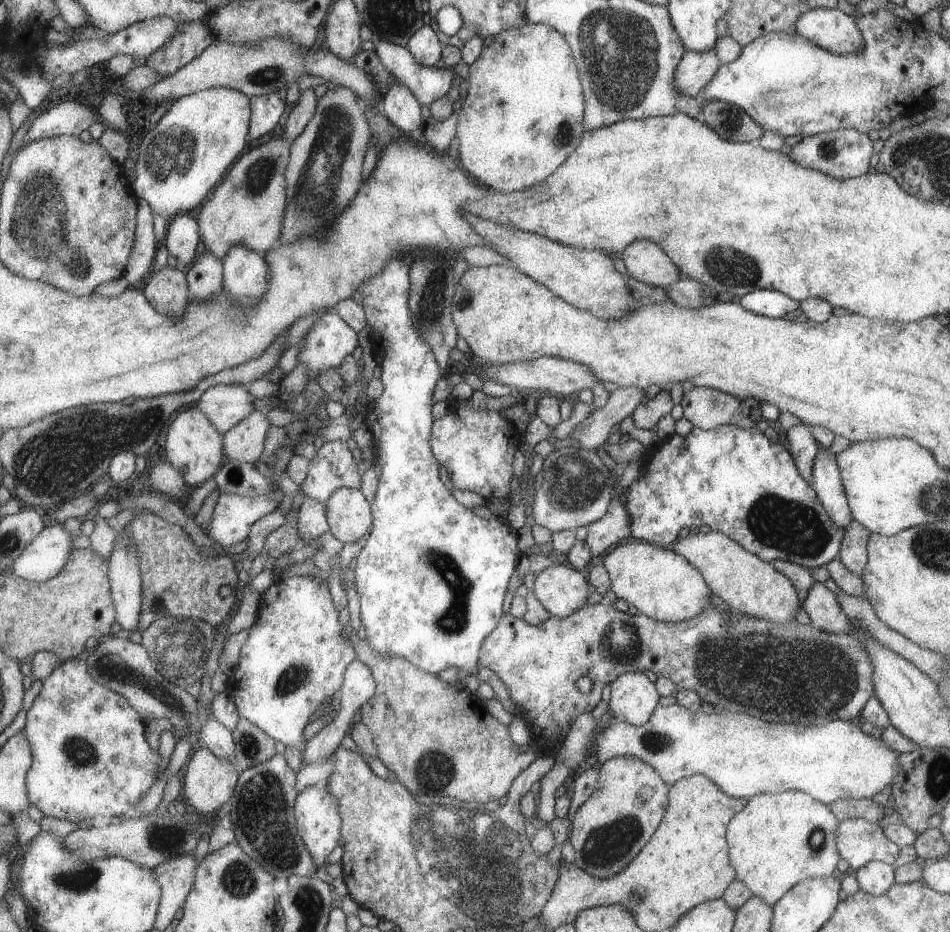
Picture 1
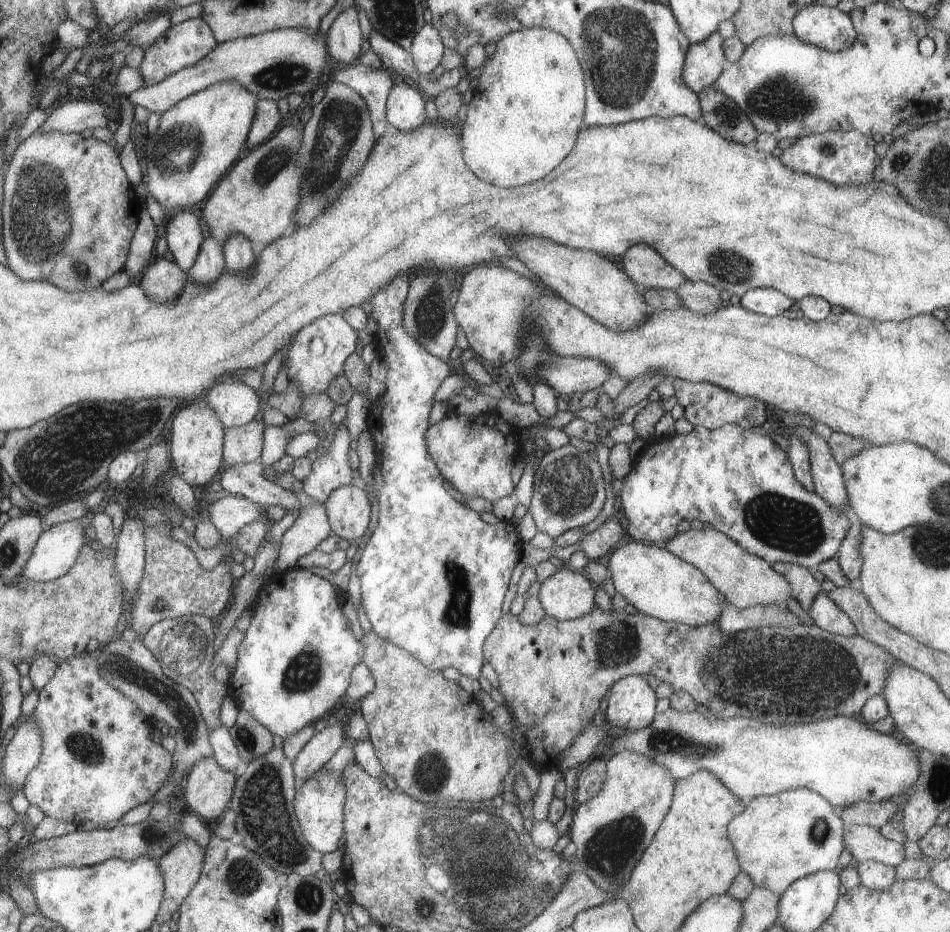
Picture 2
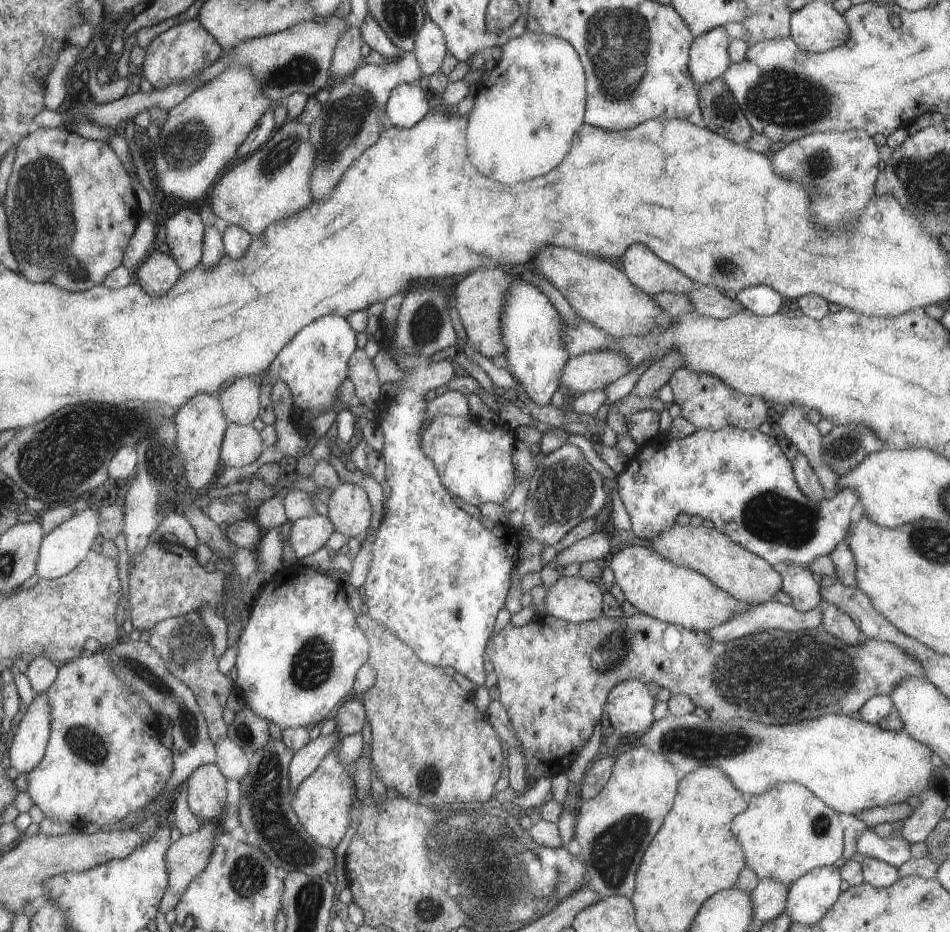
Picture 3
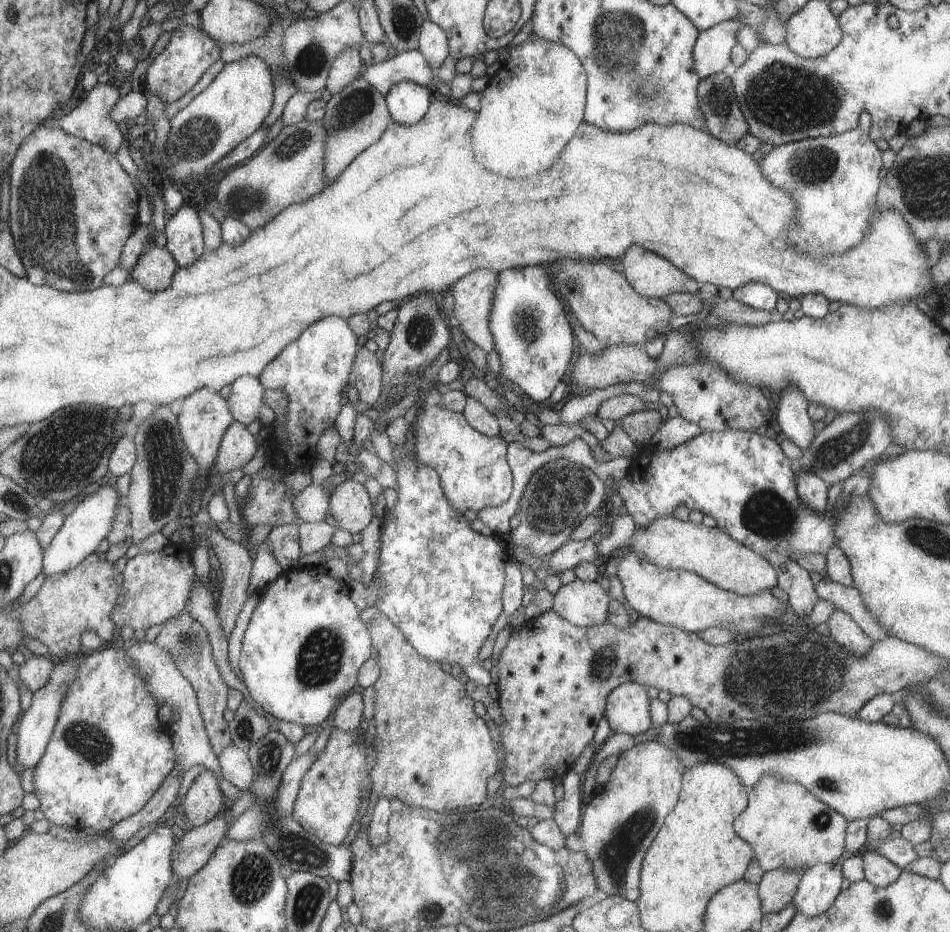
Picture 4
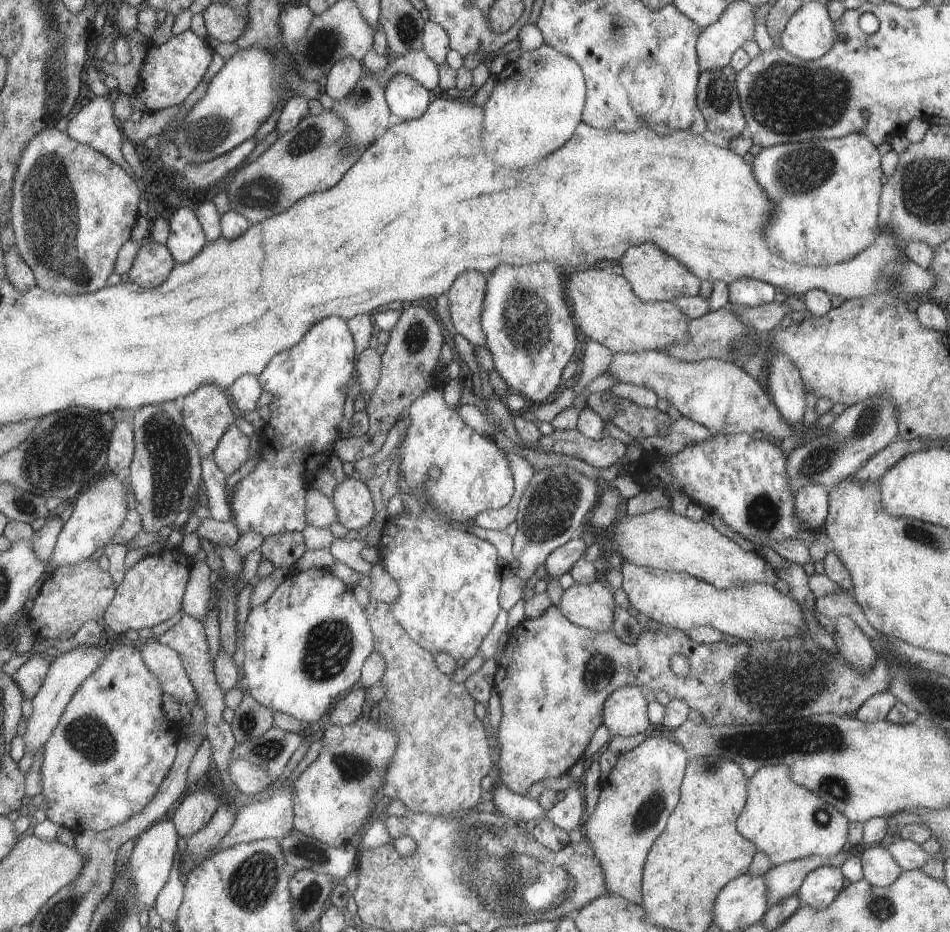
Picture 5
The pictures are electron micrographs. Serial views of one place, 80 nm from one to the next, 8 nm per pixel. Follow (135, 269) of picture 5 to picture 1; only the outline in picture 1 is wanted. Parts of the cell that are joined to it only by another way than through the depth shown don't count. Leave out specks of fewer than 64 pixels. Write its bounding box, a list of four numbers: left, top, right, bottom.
[141,265,189,317]

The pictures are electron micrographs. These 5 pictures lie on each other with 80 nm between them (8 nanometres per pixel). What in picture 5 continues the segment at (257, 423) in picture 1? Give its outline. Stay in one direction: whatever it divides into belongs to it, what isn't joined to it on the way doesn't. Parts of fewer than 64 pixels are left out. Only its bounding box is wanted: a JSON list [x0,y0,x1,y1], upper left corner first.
[211,426,249,476]

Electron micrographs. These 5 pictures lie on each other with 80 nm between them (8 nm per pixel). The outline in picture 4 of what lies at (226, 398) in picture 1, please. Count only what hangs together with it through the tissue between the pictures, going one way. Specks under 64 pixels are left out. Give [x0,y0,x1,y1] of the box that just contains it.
[227,375,264,426]

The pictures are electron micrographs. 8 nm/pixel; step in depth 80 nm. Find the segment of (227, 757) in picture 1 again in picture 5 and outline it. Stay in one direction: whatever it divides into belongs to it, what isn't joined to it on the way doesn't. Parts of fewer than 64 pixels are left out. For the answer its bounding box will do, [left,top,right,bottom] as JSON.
[228,758,274,797]

